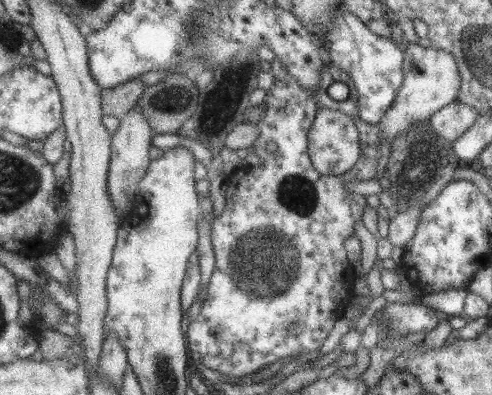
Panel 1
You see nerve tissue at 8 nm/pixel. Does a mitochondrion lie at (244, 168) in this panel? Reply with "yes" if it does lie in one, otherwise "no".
no

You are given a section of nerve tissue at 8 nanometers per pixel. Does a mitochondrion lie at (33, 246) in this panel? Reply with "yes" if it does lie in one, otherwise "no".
no

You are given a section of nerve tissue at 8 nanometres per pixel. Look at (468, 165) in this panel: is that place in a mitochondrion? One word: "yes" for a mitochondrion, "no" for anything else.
no

